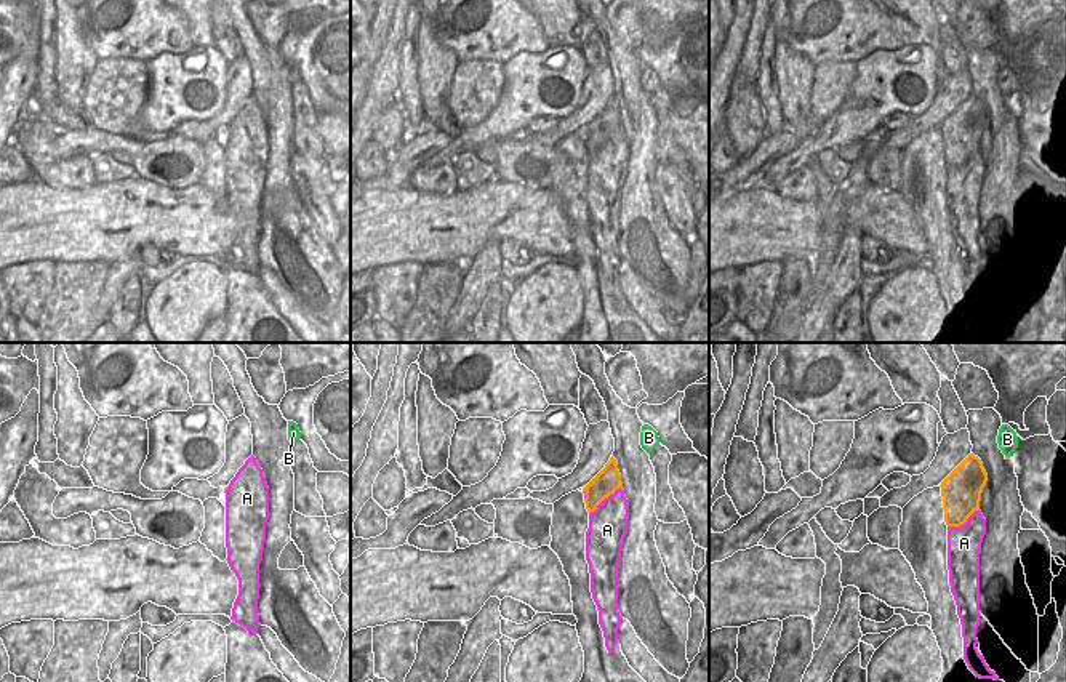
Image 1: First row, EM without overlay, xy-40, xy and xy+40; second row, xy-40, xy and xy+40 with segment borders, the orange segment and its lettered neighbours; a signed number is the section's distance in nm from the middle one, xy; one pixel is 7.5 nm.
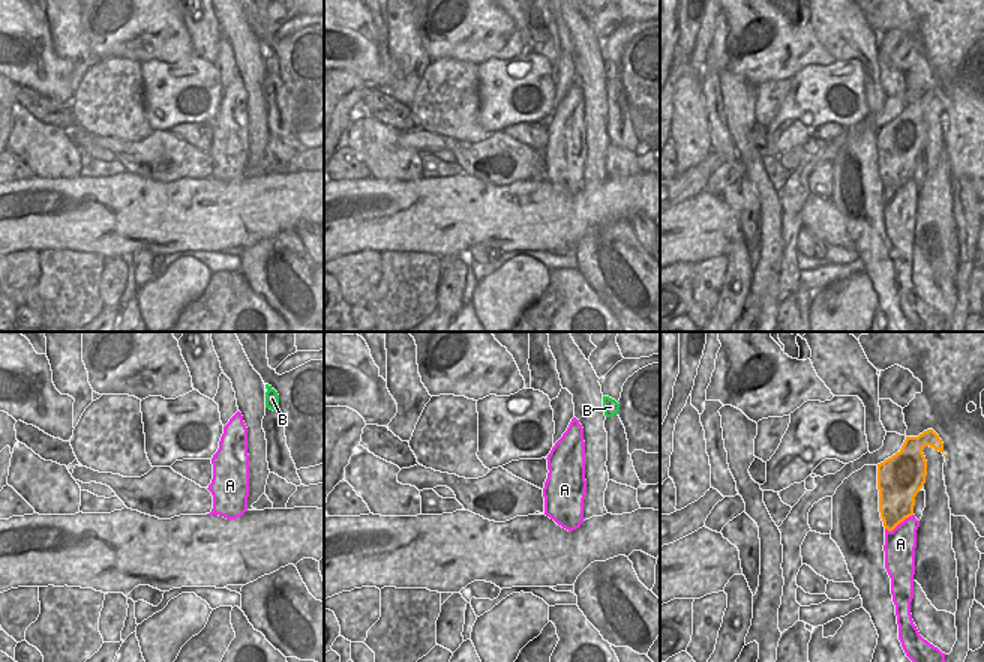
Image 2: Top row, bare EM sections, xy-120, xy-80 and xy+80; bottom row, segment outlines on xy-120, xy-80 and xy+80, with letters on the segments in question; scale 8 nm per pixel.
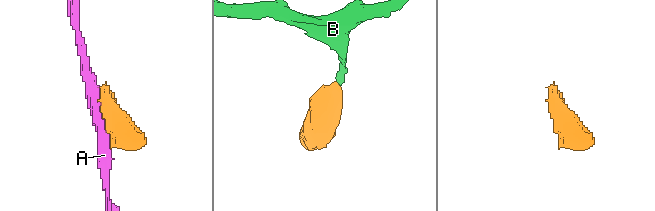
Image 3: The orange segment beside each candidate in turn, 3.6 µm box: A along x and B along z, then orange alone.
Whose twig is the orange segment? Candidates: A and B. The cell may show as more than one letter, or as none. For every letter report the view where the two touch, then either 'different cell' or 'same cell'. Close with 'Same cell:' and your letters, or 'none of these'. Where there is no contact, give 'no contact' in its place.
A: xy | different cell
B: xy+40 | same cell
Same cell: B

